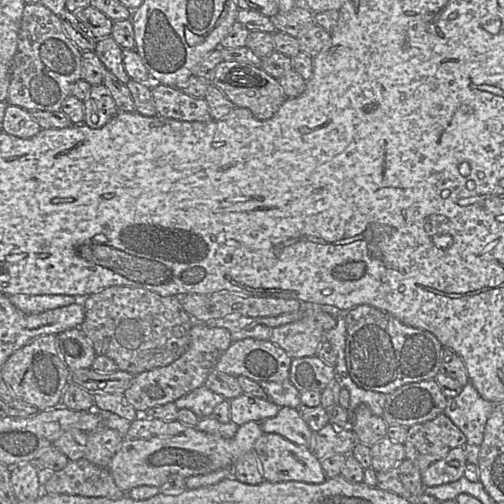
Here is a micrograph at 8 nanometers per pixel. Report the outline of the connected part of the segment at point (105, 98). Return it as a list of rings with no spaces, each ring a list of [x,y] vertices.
[[[101,83],[91,86],[85,101],[83,123],[92,129],[105,125],[117,112],[109,90]]]

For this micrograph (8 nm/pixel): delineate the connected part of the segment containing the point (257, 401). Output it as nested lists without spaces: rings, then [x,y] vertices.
[[[242,393],[229,400],[231,422],[240,426],[249,421],[261,422],[277,415],[280,407],[272,401]]]

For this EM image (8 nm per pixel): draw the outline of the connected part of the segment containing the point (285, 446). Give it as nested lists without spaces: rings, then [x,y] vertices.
[[[264,433],[256,441],[253,452],[266,481],[320,484],[327,479],[320,460],[309,448],[296,445],[281,435]]]

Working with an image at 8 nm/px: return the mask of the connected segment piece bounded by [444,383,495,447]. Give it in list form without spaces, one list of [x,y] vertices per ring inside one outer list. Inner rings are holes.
[[[472,383],[463,386],[459,395],[448,398],[444,414],[466,436],[467,444],[480,447],[483,442],[484,430],[495,404],[482,398]]]

